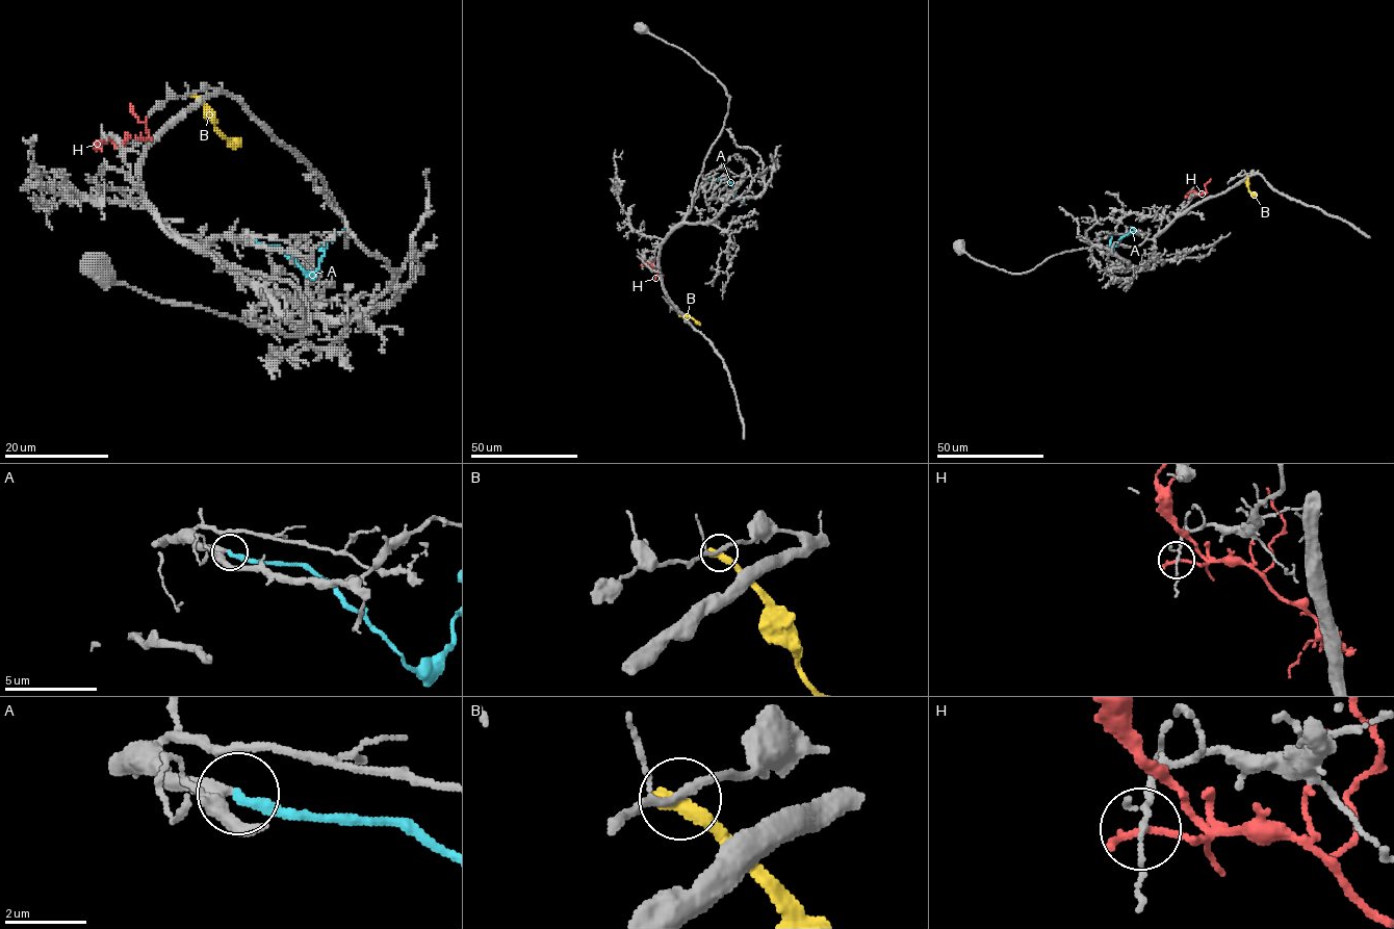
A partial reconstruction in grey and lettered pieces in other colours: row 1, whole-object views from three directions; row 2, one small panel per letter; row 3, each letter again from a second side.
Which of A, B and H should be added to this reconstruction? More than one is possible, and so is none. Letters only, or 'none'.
A

